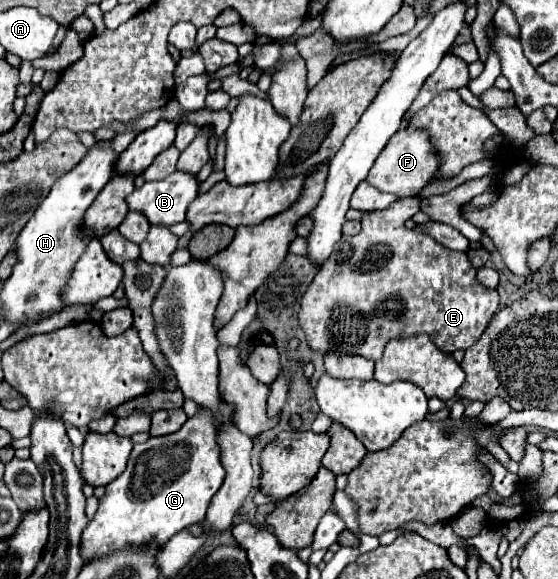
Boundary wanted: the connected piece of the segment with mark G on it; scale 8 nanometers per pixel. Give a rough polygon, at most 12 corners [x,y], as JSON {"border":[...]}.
{"border":[[233,405],[135,445],[81,535],[83,561],[203,521]]}

